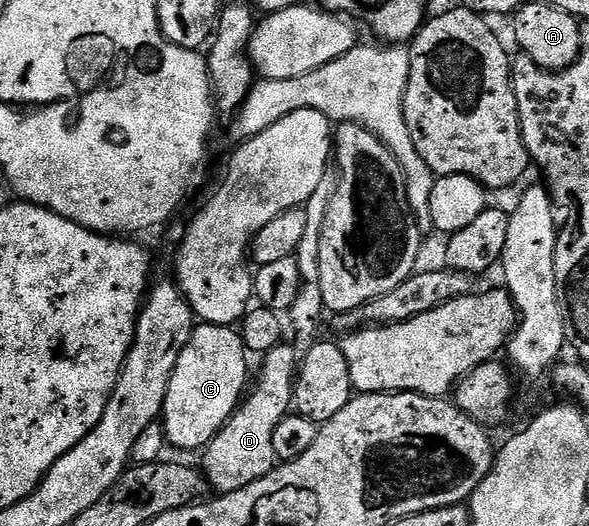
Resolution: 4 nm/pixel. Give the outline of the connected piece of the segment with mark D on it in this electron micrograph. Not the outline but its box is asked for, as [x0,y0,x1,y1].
[202,342,298,494]

